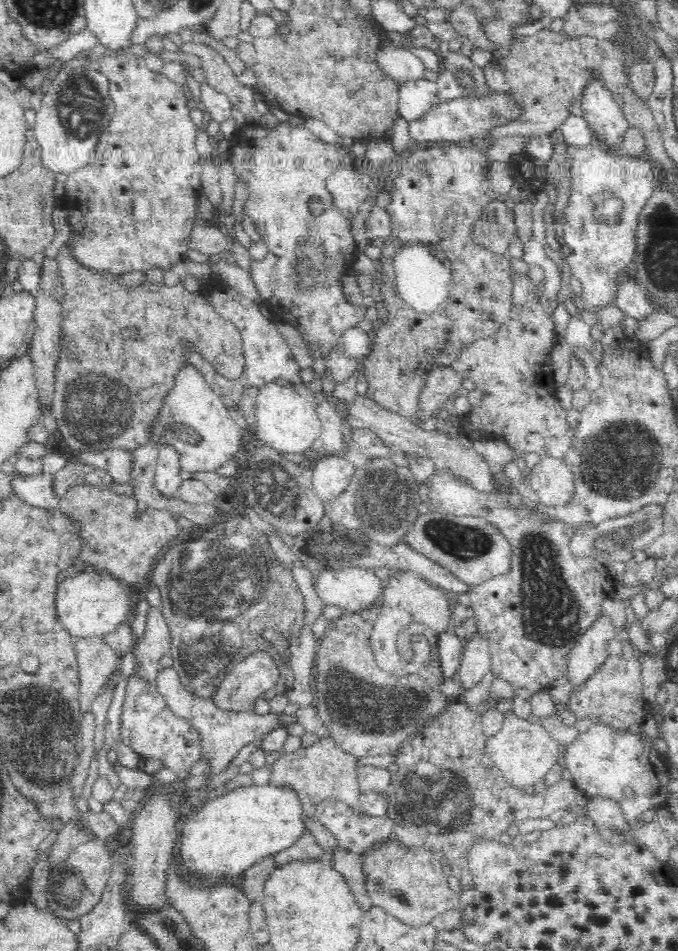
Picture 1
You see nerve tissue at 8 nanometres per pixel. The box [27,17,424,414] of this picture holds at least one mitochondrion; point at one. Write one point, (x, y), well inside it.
(79, 112)

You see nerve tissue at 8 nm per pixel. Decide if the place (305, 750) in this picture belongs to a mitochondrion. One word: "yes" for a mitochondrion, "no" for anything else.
no

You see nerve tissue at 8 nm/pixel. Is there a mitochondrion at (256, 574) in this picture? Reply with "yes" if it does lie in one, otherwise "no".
yes

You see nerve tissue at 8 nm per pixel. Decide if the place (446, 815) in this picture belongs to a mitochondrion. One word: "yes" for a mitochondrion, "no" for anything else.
yes

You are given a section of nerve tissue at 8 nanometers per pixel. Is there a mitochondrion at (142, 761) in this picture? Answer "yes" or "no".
no

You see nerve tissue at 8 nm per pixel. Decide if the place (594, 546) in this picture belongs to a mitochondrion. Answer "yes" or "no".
yes

